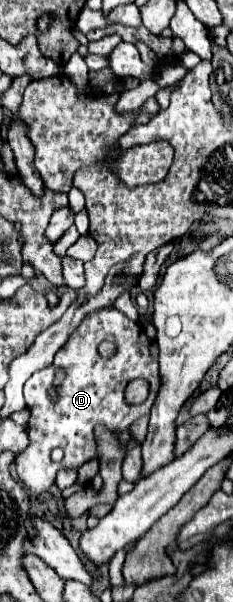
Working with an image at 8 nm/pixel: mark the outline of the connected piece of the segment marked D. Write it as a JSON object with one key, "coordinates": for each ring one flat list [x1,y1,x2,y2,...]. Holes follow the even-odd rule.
{"coordinates":[[102,308,102,310,96,310,94,314,88,314,84,318,84,322,74,330,74,334,70,334,66,346,62,346,62,350,58,350,52,366,48,366,46,370,38,370,30,378,30,382,26,382,26,404,28,404,28,410,30,410,30,422,28,422,30,444,24,452,20,452,16,456,16,470,18,470,18,476,24,482,24,486,32,494,42,494,42,492,50,490,50,486,56,480,56,472,60,468,80,468,84,462,96,458,96,442,94,442,94,426,96,424,106,424,112,432,116,432,116,436,120,438,122,448,124,448,124,444,130,440,128,426,134,422,134,418,150,414,150,406,152,406,152,402,158,394,158,388,160,388,160,372,158,372,158,346,156,346,156,342,150,340,144,334,144,330,138,328,136,322,128,320,116,308],[104,340,110,340,118,346,118,352,110,360,102,358,100,352,98,352,98,346],[58,370,64,370,64,380,60,384,60,400,52,402,50,396,48,396,48,388,52,384,50,376,56,376],[134,378,146,378,150,382,150,394,142,404,130,406,124,400,124,388],[54,448,64,450,64,458,60,462,54,462,50,458,50,452]]}

